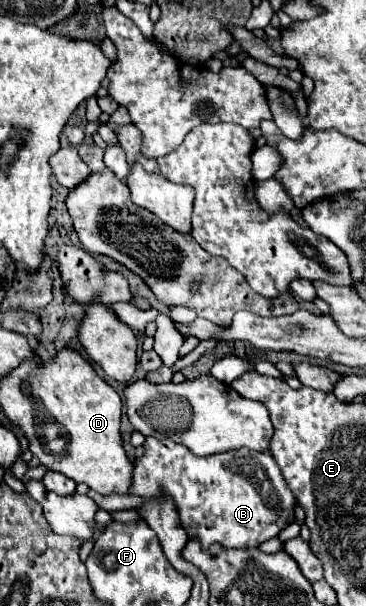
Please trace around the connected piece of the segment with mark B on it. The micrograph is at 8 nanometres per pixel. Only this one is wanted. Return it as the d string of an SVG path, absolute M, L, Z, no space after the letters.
M145 439L145 455L135 461L135 473L133 473L133 485L131 495L141 495L145 499L163 497L163 493L169 493L169 497L177 505L179 517L183 515L183 529L189 537L197 537L201 545L209 547L211 543L221 543L225 547L257 547L267 539L273 539L279 535L281 529L285 529L289 523L295 521L295 495L291 493L287 481L281 477L281 469L271 453L259 453L251 449L237 449L237 451L225 451L215 453L209 457L197 457L185 445L173 443L169 439Z

